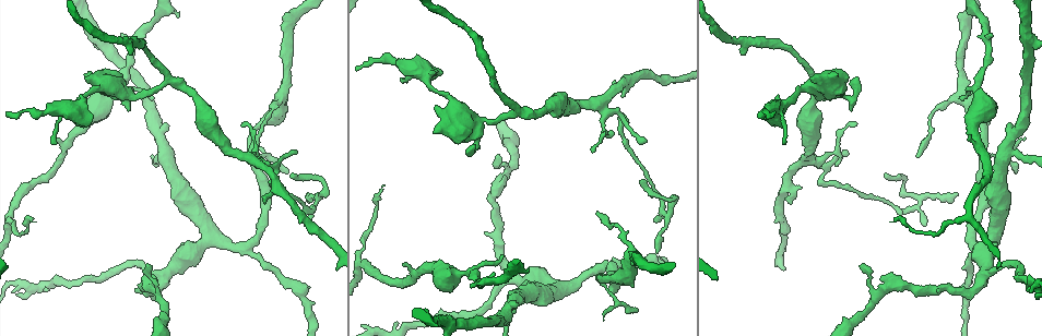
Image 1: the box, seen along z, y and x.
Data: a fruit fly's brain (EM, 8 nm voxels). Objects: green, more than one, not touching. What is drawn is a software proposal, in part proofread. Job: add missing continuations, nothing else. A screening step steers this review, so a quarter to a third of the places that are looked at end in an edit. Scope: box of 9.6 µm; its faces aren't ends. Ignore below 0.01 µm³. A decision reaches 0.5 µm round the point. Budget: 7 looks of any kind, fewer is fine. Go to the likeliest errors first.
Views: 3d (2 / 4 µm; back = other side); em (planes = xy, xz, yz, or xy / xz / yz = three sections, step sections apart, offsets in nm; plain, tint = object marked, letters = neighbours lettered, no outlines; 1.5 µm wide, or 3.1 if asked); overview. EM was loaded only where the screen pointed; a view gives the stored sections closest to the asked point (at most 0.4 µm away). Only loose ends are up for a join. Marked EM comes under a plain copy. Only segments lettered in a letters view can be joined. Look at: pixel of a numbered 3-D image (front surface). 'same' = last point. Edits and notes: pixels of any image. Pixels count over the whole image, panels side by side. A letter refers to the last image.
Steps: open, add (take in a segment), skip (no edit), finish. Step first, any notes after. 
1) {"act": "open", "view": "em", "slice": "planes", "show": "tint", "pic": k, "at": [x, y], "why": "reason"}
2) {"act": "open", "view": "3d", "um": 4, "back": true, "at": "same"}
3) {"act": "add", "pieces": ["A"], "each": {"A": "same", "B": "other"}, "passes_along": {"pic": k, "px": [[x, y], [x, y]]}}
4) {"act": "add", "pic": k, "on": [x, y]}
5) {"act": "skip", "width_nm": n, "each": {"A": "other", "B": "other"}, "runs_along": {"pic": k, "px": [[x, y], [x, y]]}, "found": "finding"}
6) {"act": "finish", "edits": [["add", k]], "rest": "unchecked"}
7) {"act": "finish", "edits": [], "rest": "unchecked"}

{"act": "open", "view": "3d", "um": 4, "back": true, "pic": 1, "at": [528, 269], "why": "branch stops here"}

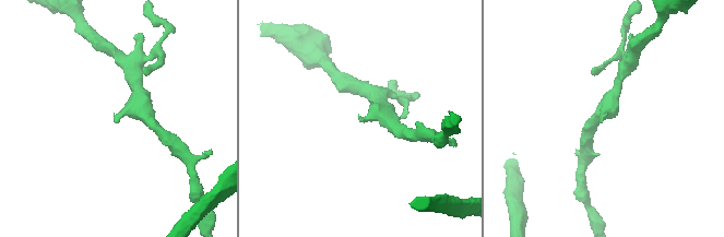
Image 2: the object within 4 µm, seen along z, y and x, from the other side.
{"act": "open", "view": "em", "slice": "xy", "step": 8, "show": "letters", "pic": 2, "at": [605, 114]}

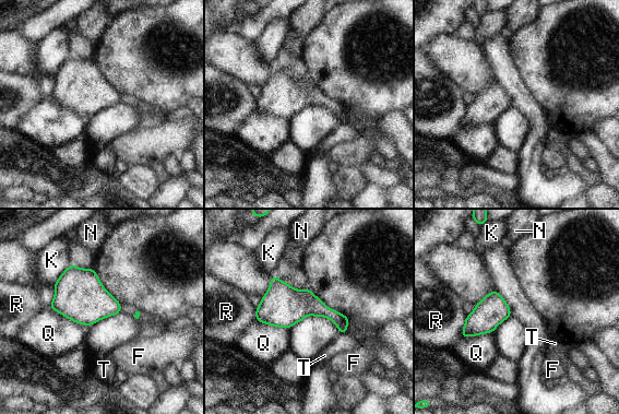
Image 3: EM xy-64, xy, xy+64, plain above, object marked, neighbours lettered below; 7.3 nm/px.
{"act": "open", "view": "em", "slice": "planes", "show": "letters", "at": "same", "why": "cut it another way"}

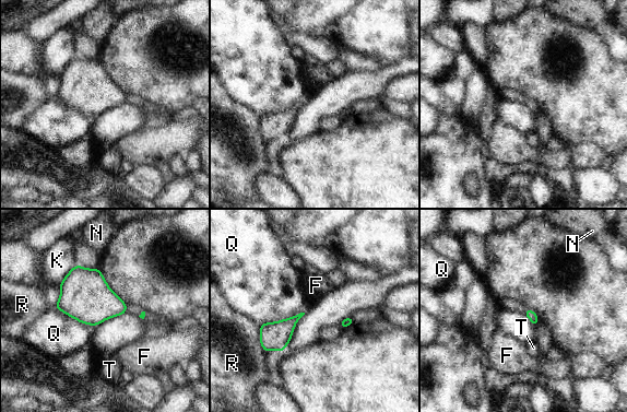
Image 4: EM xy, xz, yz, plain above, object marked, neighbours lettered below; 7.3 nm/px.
{"act": "skip", "each": {"F": "other", "K": "other", "N": "other", "Q": "other", "R": "other", "T": "other"}, "border": {"pic": 4, "px": [[304, 312], [260, 325]]}, "found": "no lettered segment goes on from it"}

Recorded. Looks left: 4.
{"act": "open", "view": "em", "slice": "planes", "show": "letters", "pic": 1, "at": [1015, 173], "why": "tapers out"}

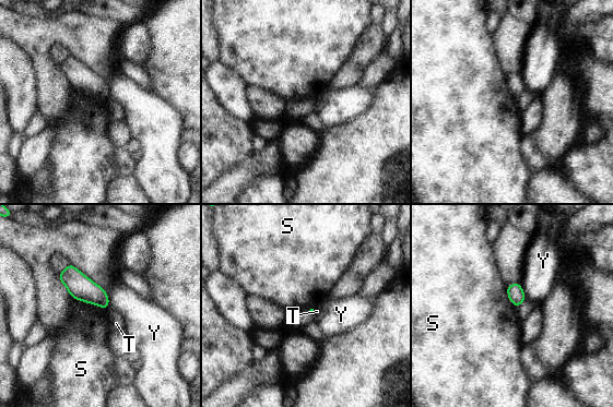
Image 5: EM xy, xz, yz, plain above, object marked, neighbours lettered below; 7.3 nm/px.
{"act": "skip", "longest_contact_nm": ["S", 260], "each": {"S": "other", "T": "other", "Y": "other"}, "border": {"pic": 5, "px": [[73, 297], [102, 308], [107, 307]]}, "found": "none of them fits"}

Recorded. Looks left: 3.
{"act": "open", "view": "em", "slice": "planes", "show": "tint", "pic": 1, "at": [657, 253], "why": "thin end"}

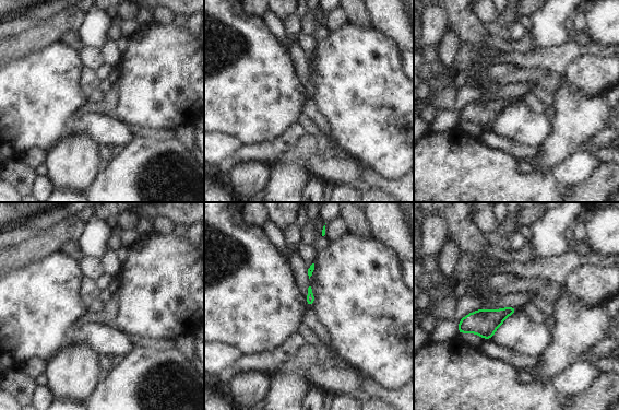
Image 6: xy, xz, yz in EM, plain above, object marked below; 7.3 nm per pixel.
{"act": "open", "view": "em", "slice": "planes", "show": "letters", "at": "same"}

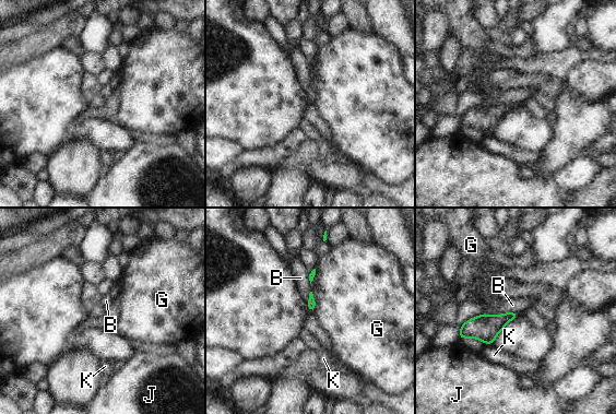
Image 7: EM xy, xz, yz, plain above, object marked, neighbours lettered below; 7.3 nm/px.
{"act": "skip", "each": {"B": "other", "G": "other", "J": "other", "K": "other"}, "border": {"pic": 7, "px": [[518, 312], [482, 315]]}, "found": "no lettered segment goes on from it"}

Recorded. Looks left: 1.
{"act": "finish", "edits": [], "rest": "unchecked"}

